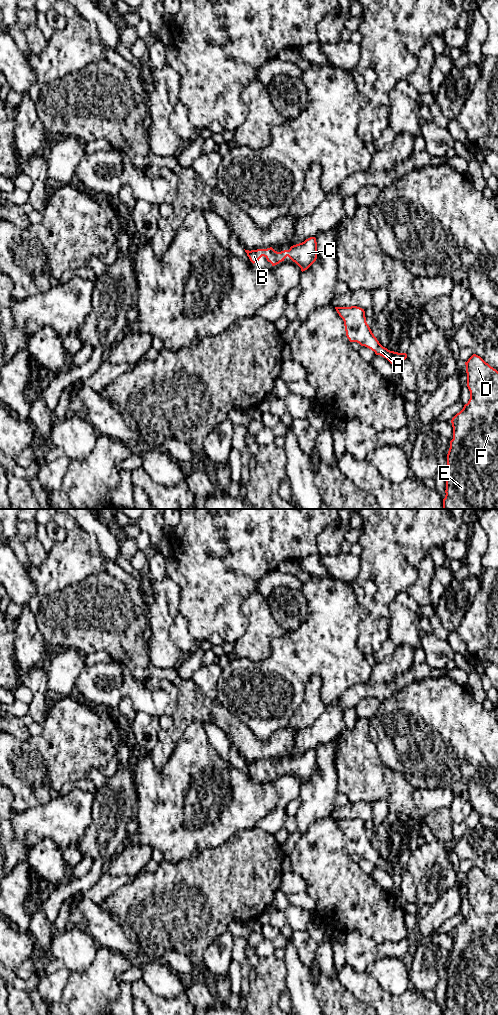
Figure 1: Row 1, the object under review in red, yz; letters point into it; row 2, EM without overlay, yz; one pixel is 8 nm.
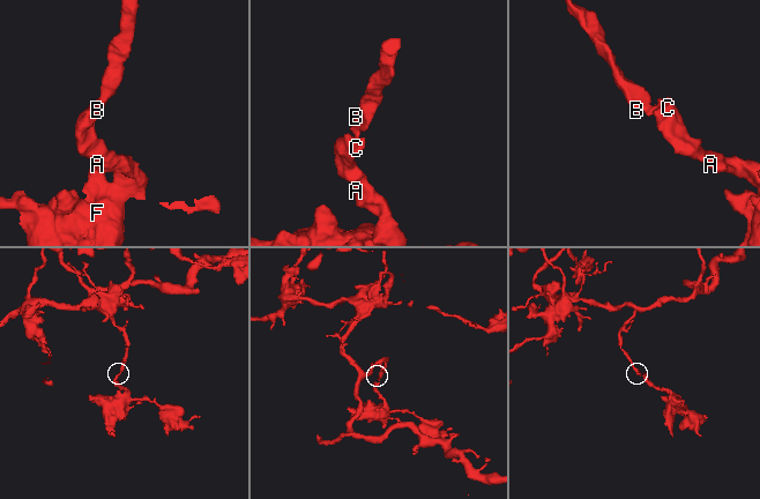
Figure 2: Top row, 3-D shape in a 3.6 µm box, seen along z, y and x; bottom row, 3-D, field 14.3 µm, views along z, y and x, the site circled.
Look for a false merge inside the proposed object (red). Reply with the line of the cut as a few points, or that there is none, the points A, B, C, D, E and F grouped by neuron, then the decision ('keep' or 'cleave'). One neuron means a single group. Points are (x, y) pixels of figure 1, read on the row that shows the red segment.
no cut; A B C D E F; keep

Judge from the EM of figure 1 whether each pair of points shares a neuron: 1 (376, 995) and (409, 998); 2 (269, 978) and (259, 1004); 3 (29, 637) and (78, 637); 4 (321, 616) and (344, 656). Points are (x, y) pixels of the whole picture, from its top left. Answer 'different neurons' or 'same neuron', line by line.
1: same neuron
2: same neuron
3: different neurons
4: same neuron

